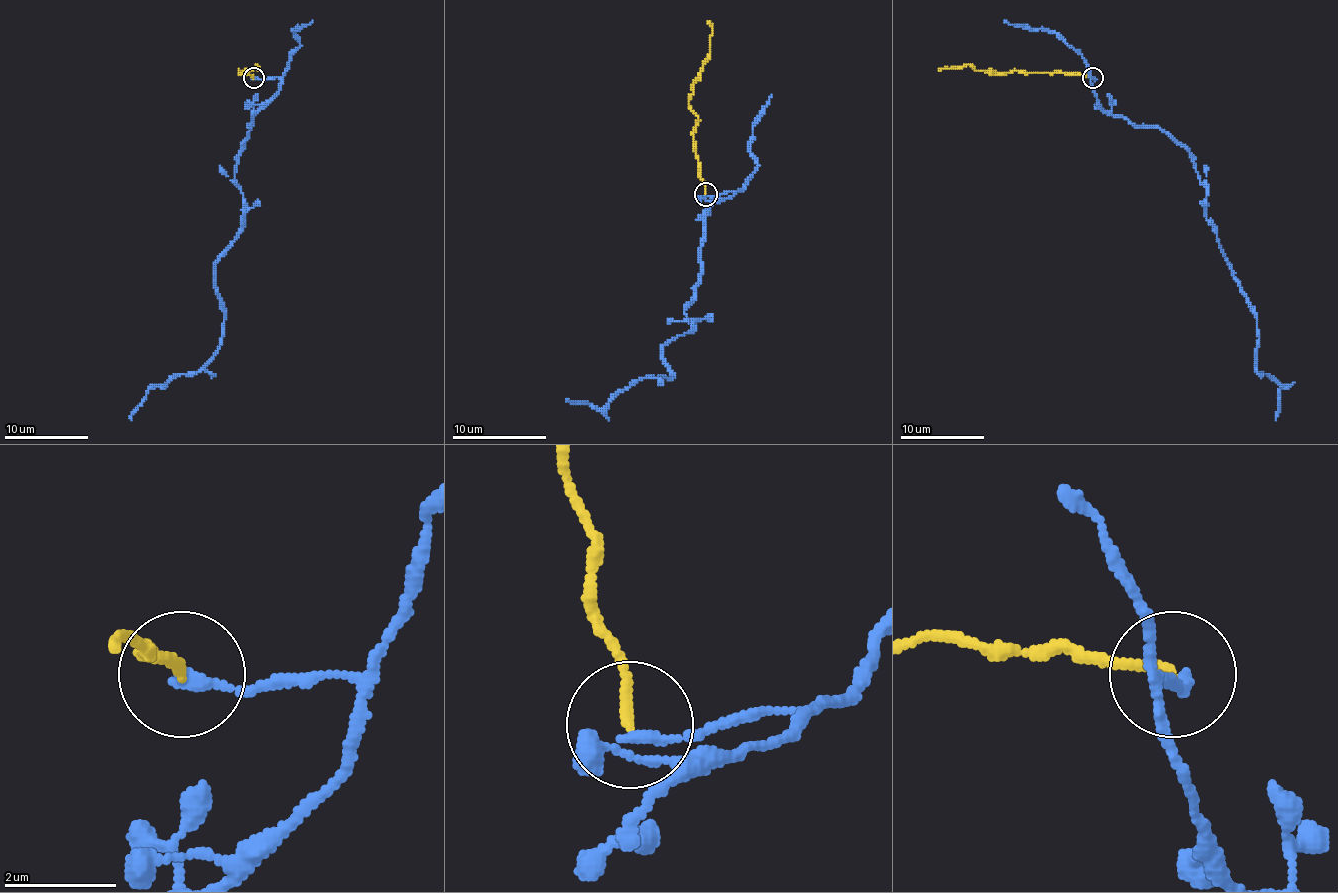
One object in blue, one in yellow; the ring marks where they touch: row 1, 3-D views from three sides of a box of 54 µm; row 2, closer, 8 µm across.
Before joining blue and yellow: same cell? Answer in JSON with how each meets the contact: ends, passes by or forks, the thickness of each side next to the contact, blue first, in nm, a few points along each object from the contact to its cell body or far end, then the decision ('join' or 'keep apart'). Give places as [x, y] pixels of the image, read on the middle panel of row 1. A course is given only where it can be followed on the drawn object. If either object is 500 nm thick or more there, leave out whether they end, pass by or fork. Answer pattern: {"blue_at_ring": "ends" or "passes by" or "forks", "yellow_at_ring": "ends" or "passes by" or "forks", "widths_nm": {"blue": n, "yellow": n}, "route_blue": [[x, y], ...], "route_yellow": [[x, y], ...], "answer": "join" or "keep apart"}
{"blue_at_ring": "ends", "yellow_at_ring": "ends", "widths_nm": {"blue": 200, "yellow": 190}, "route_blue": [[705, 196], [736, 191], [710, 208], [693, 326], [663, 347], [672, 377], [601, 408], [568, 399]], "route_yellow": [[705, 193], [693, 139], [698, 115], [691, 108], [689, 97], [703, 61], [710, 54], [712, 26], [707, 21]], "answer": "keep apart"}

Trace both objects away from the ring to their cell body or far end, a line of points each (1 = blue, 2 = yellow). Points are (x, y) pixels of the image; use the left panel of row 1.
1: (253, 77), (281, 87), (238, 153), (243, 224), (215, 264), (219, 348), (154, 384), (131, 420)
2: (253, 77), (241, 71), (238, 73), (251, 71), (257, 64), (259, 68), (255, 68)

